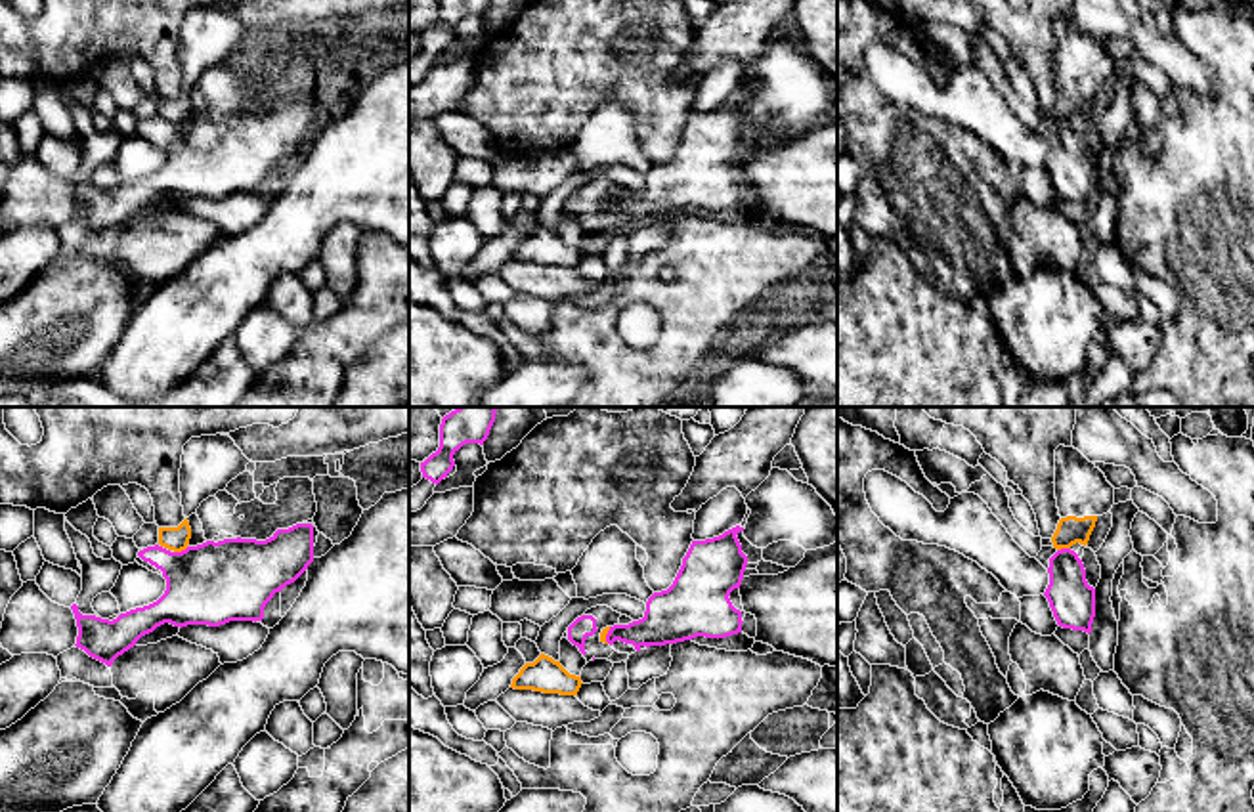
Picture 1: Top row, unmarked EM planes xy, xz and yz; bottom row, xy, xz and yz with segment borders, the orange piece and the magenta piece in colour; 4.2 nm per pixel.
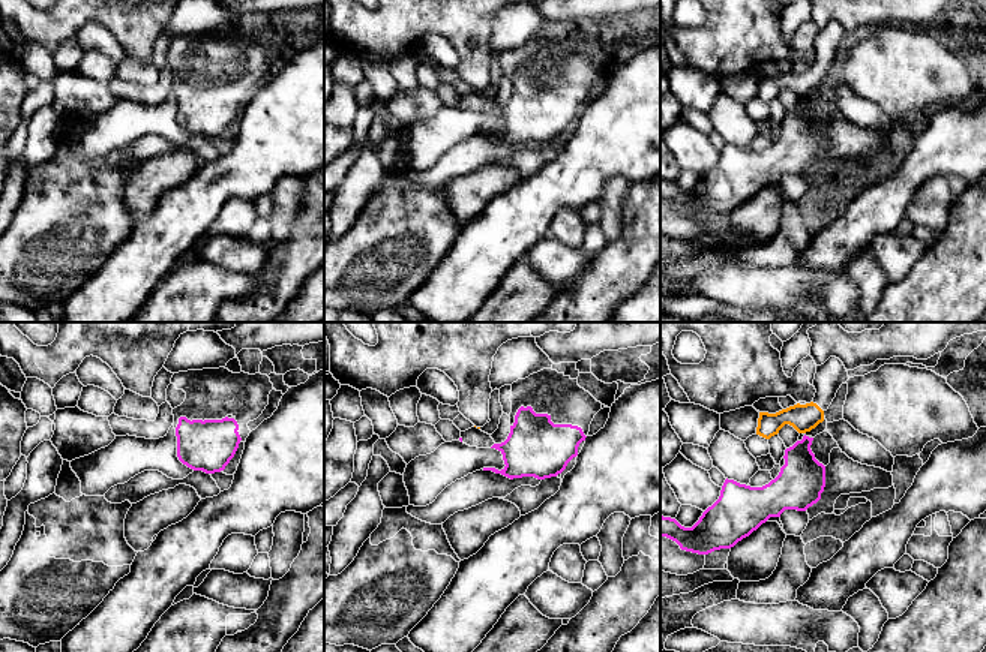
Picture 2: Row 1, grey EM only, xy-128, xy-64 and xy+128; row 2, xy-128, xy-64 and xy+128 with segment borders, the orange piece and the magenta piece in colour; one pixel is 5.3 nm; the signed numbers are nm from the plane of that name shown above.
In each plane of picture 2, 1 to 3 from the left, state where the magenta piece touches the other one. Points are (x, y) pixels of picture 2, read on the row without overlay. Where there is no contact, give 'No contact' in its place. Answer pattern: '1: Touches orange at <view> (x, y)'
1: No contact
2: No contact
3: No contact

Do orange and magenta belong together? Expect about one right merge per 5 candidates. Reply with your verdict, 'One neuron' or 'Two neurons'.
Two neurons

